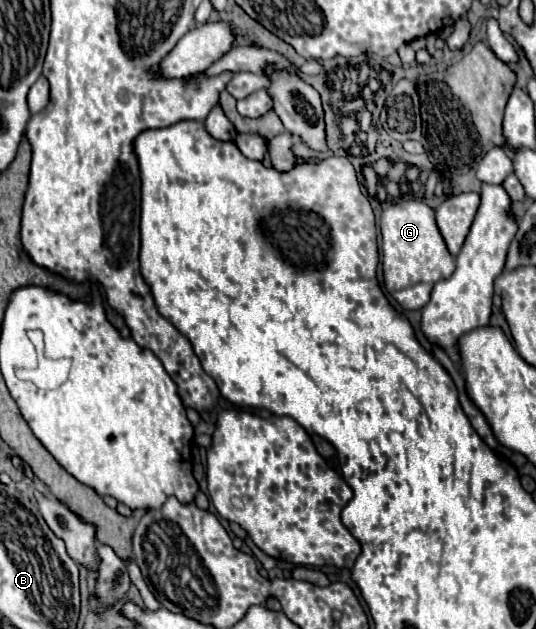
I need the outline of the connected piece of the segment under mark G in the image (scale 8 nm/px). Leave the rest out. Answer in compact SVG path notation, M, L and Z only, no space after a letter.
M400 201L388 207L380 219L382 231L382 269L386 289L404 309L422 309L432 287L440 279L448 279L454 269L454 257L448 253L446 243L436 227L434 209L422 201Z

